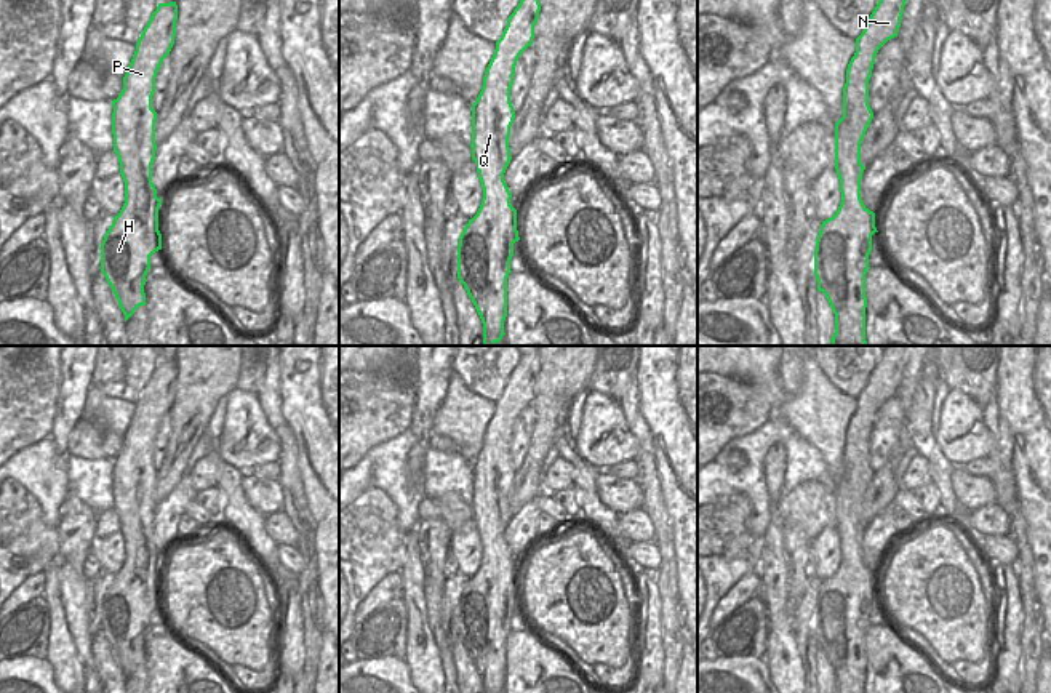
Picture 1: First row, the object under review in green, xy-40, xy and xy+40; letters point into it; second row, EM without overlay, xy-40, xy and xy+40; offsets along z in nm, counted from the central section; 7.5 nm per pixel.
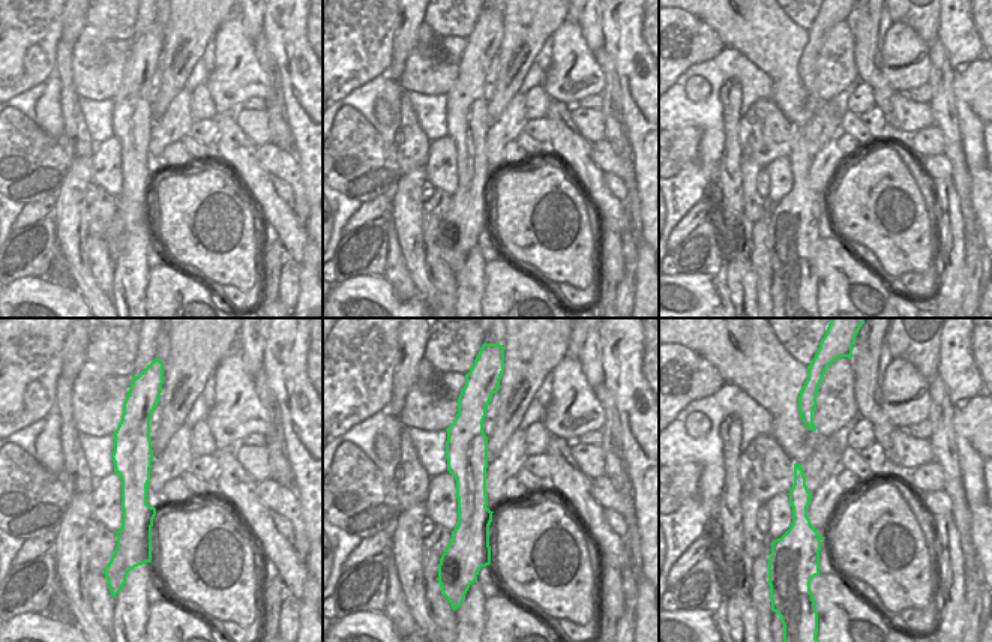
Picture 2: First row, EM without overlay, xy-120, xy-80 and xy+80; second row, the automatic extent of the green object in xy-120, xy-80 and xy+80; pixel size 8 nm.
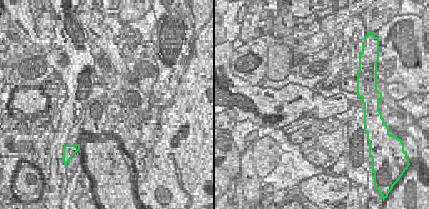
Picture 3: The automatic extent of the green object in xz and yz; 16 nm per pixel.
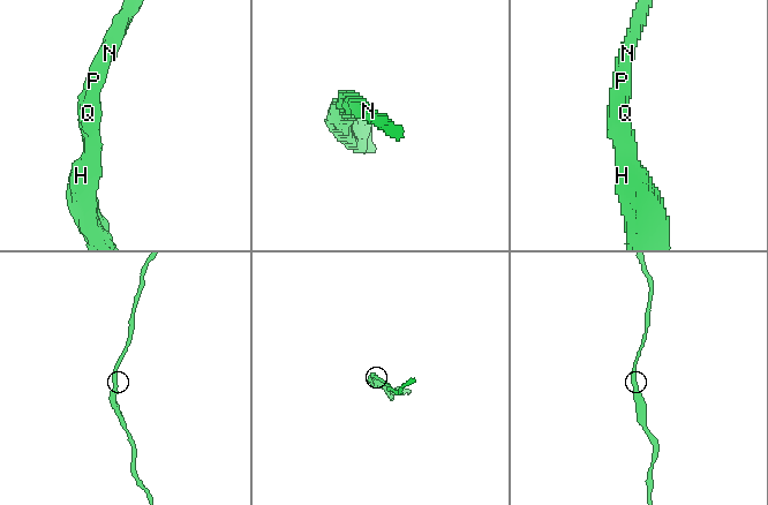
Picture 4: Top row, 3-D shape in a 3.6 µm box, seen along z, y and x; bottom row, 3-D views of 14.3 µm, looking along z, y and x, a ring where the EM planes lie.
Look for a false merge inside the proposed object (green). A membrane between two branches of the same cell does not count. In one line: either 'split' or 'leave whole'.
leave whole

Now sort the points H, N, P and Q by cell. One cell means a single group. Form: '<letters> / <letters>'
H N P Q

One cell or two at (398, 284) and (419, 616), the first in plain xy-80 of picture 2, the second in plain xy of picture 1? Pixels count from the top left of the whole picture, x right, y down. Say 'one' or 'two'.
one

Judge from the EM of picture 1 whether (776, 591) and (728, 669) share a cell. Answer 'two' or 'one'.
two

